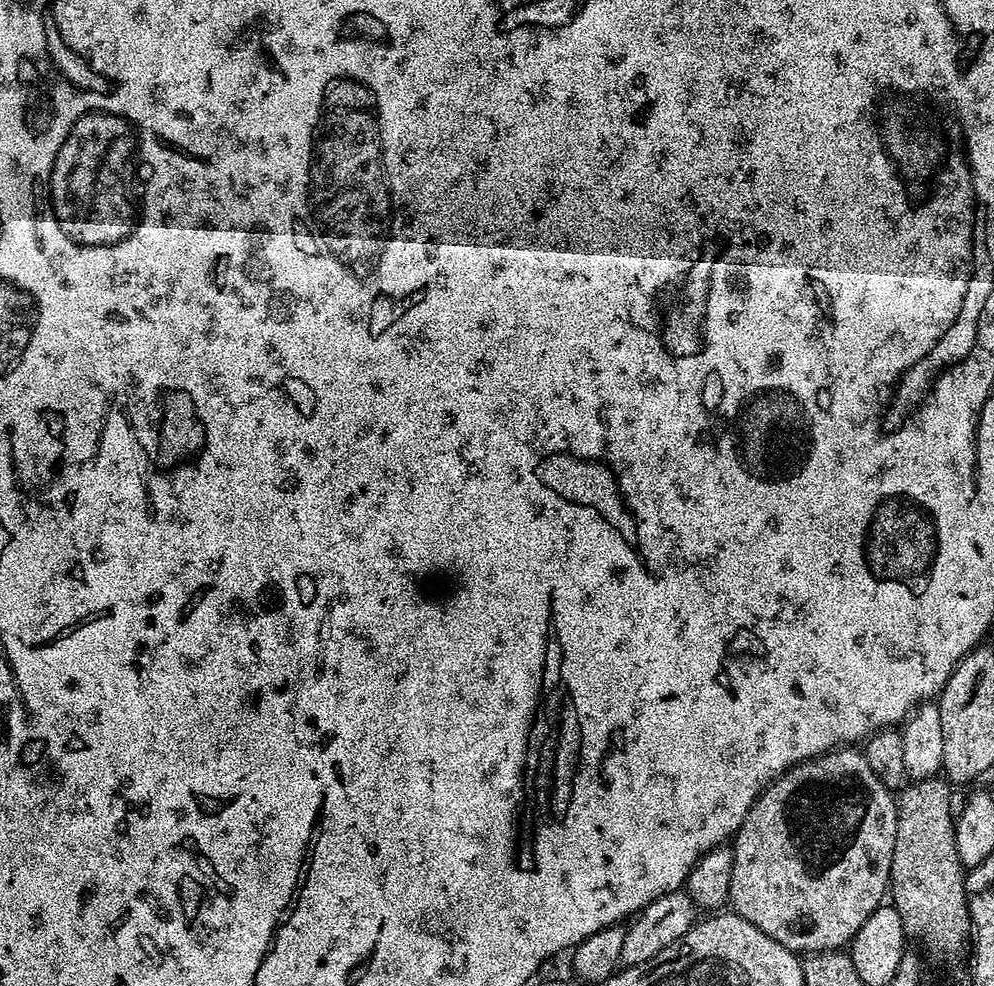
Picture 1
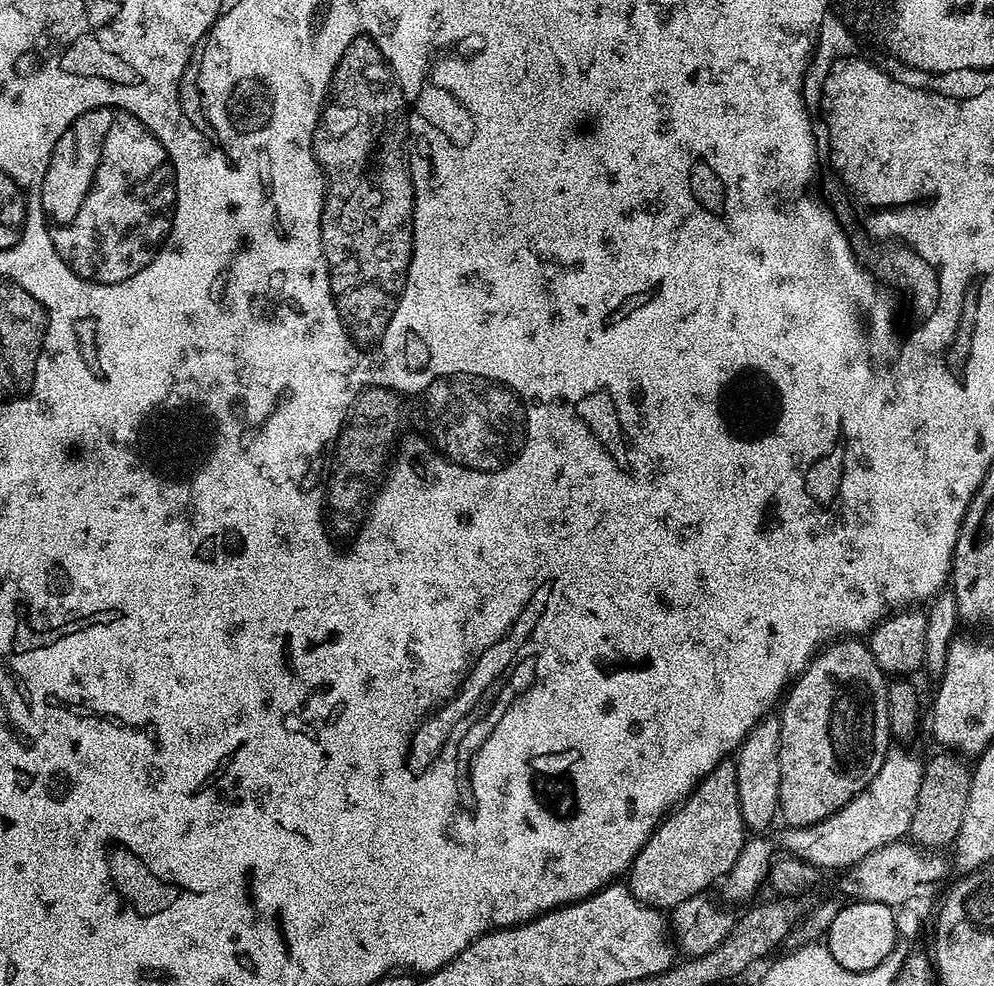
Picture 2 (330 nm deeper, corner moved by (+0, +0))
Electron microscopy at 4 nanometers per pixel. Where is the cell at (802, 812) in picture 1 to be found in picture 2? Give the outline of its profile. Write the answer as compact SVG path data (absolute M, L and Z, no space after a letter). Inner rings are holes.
M840 638L835 642L817 652L816 657L805 666L804 673L796 677L787 689L783 697L784 709L778 712L782 726L782 742L780 743L780 761L782 762L782 778L780 779L780 810L779 815L784 816L784 824L788 826L803 826L806 824L817 824L834 814L839 808L844 808L846 802L850 802L862 789L882 770L882 762L886 758L890 747L890 737L893 735L890 730L890 718L888 717L888 685L889 677L874 662L874 654L869 650L867 643L860 638Z

